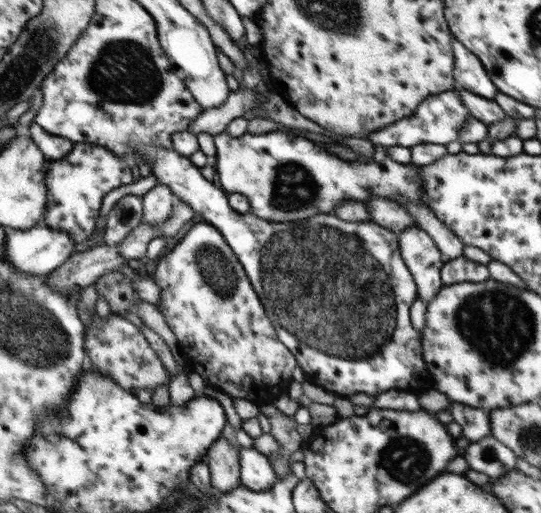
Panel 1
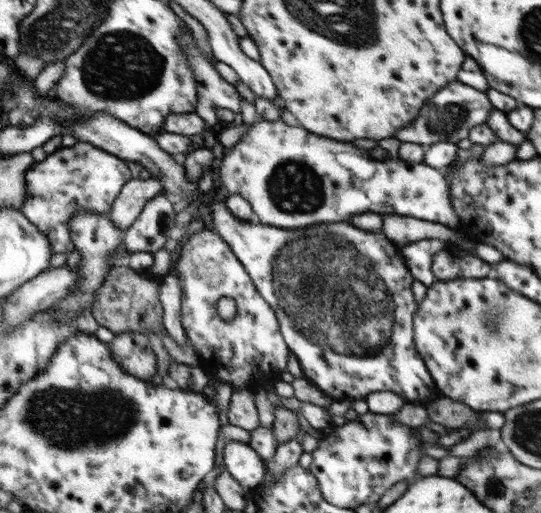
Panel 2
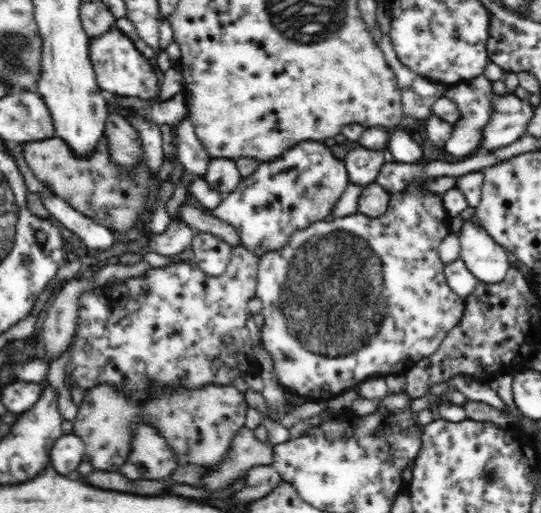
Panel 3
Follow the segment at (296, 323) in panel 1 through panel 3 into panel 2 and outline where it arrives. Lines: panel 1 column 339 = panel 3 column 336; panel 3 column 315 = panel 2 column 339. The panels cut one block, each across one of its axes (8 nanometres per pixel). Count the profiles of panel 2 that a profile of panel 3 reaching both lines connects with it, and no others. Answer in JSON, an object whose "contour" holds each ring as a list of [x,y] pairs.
{"contour":[[[212,191],[208,193],[209,203],[207,205],[202,204],[210,210],[215,232],[226,242],[226,245],[242,263],[242,266],[244,266],[252,279],[258,294],[264,298],[271,310],[274,310],[284,342],[288,349],[296,356],[301,365],[303,376],[309,382],[334,401],[346,398],[364,400],[368,393],[380,391],[395,392],[405,402],[412,403],[413,405],[424,405],[440,398],[442,392],[436,386],[434,379],[426,368],[424,360],[422,360],[421,355],[416,350],[416,344],[414,344],[414,313],[417,312],[417,307],[419,306],[411,289],[412,283],[415,280],[412,274],[410,274],[410,270],[408,270],[401,249],[398,246],[392,243],[382,232],[372,233],[359,230],[349,222],[332,222],[330,224],[324,222],[324,224],[315,226],[314,230],[306,230],[306,234],[304,234],[302,229],[283,230],[274,226],[263,225],[260,222],[238,220],[225,208],[222,202],[216,202],[211,195]]]}

